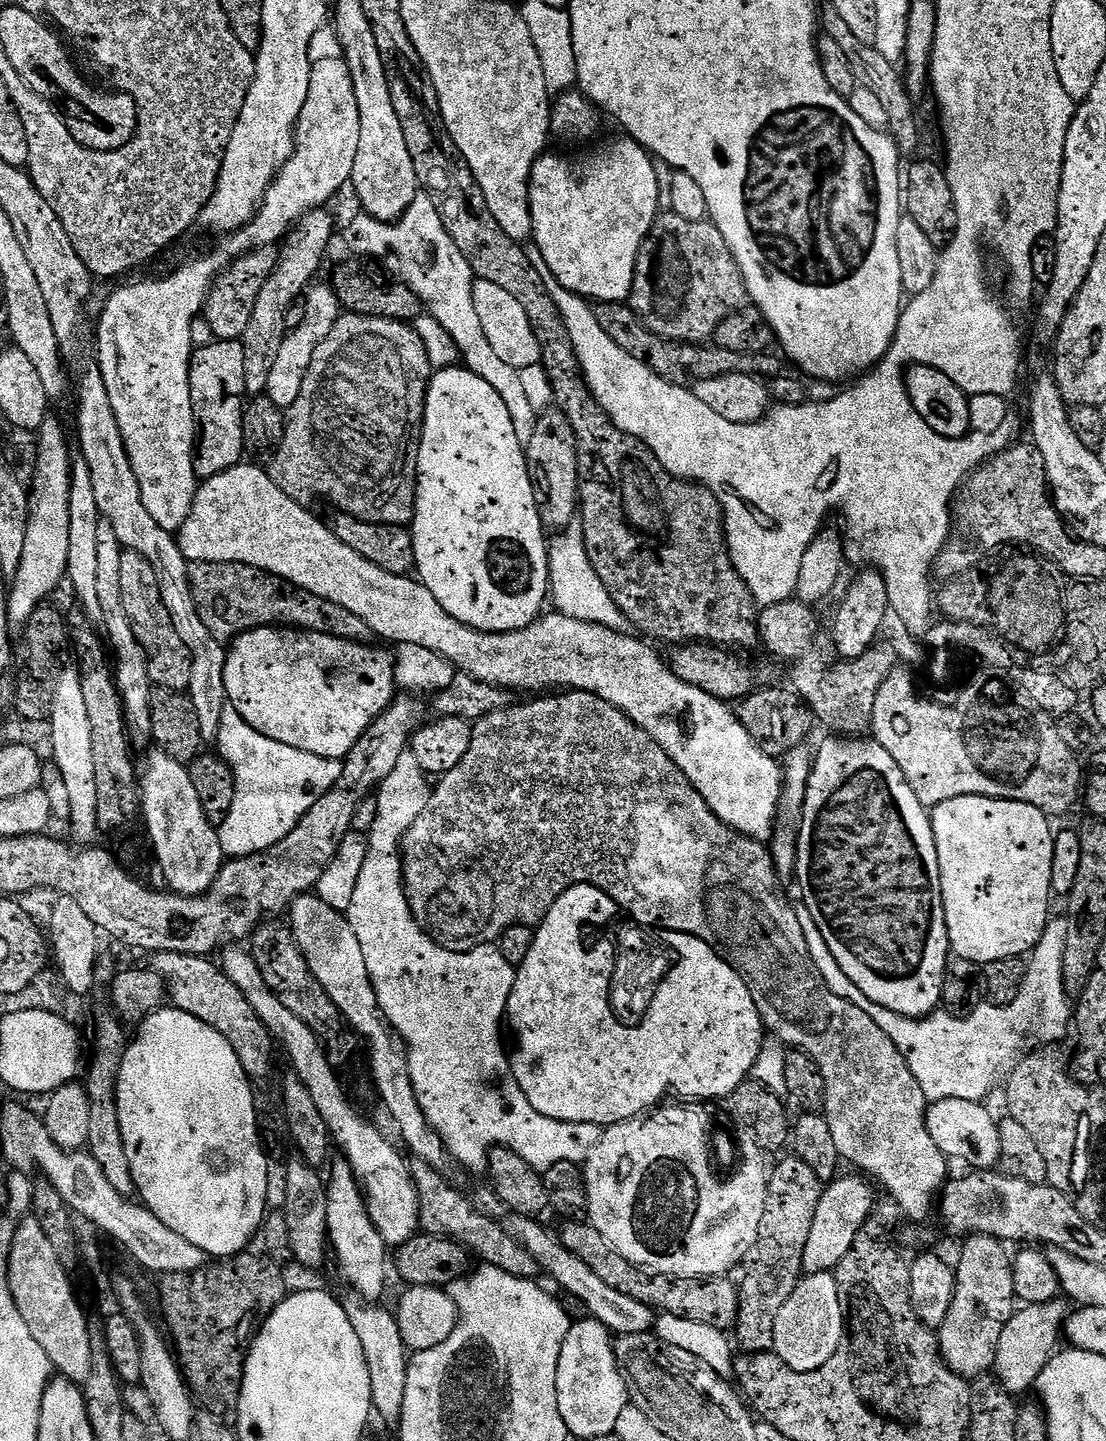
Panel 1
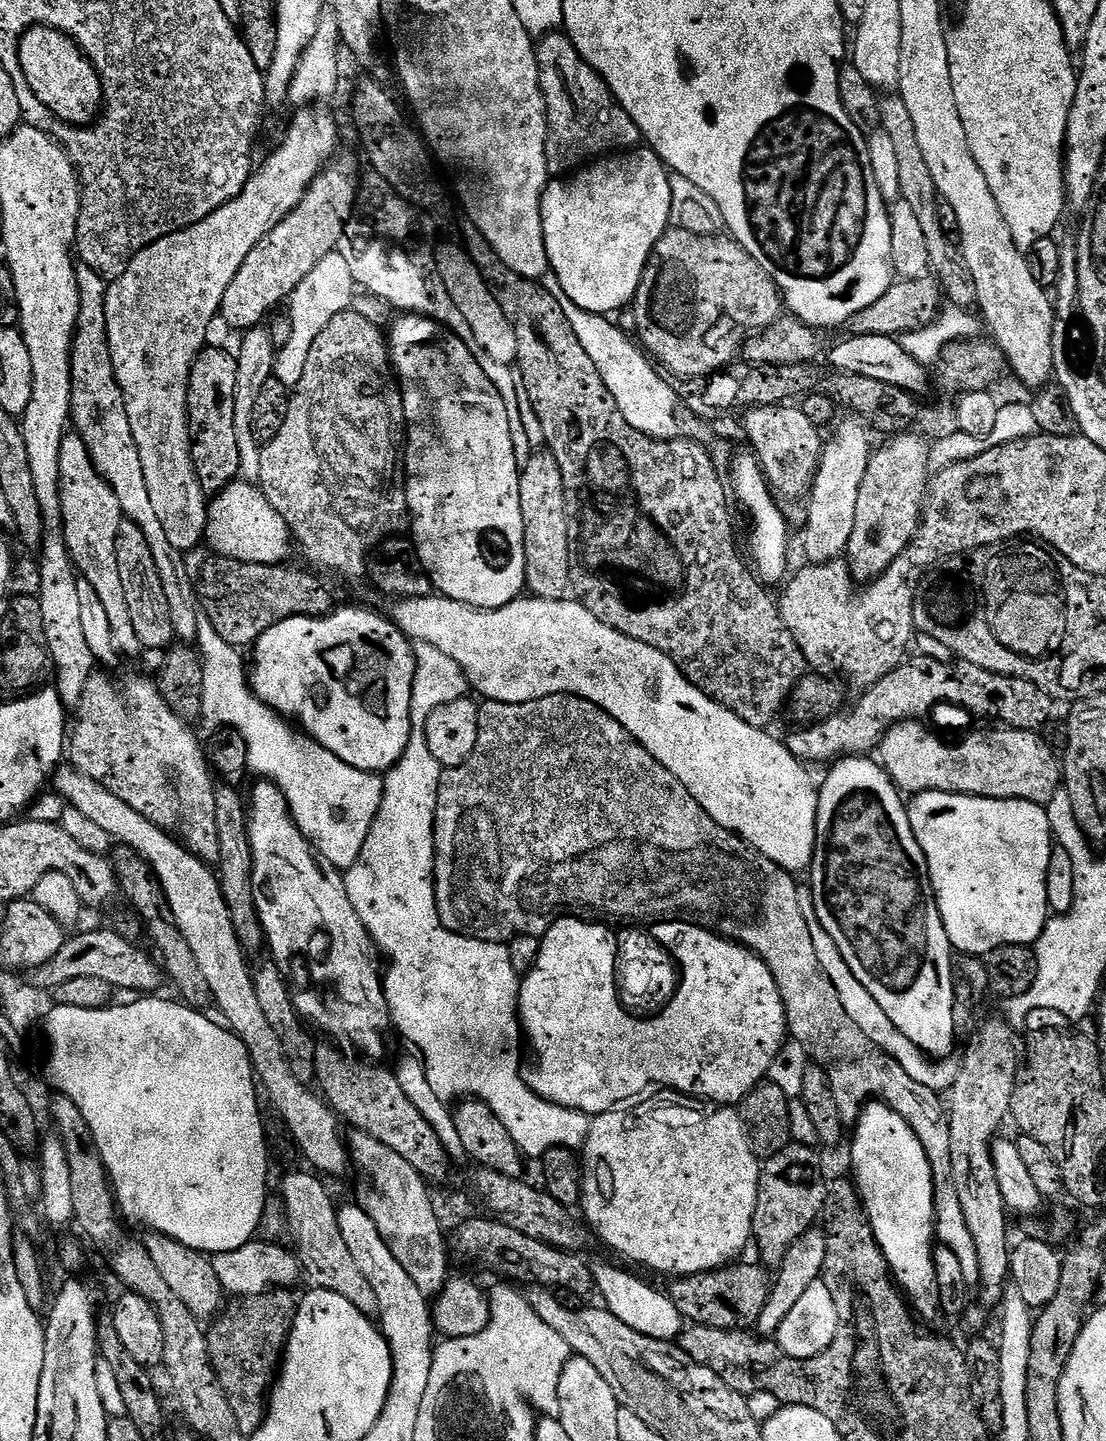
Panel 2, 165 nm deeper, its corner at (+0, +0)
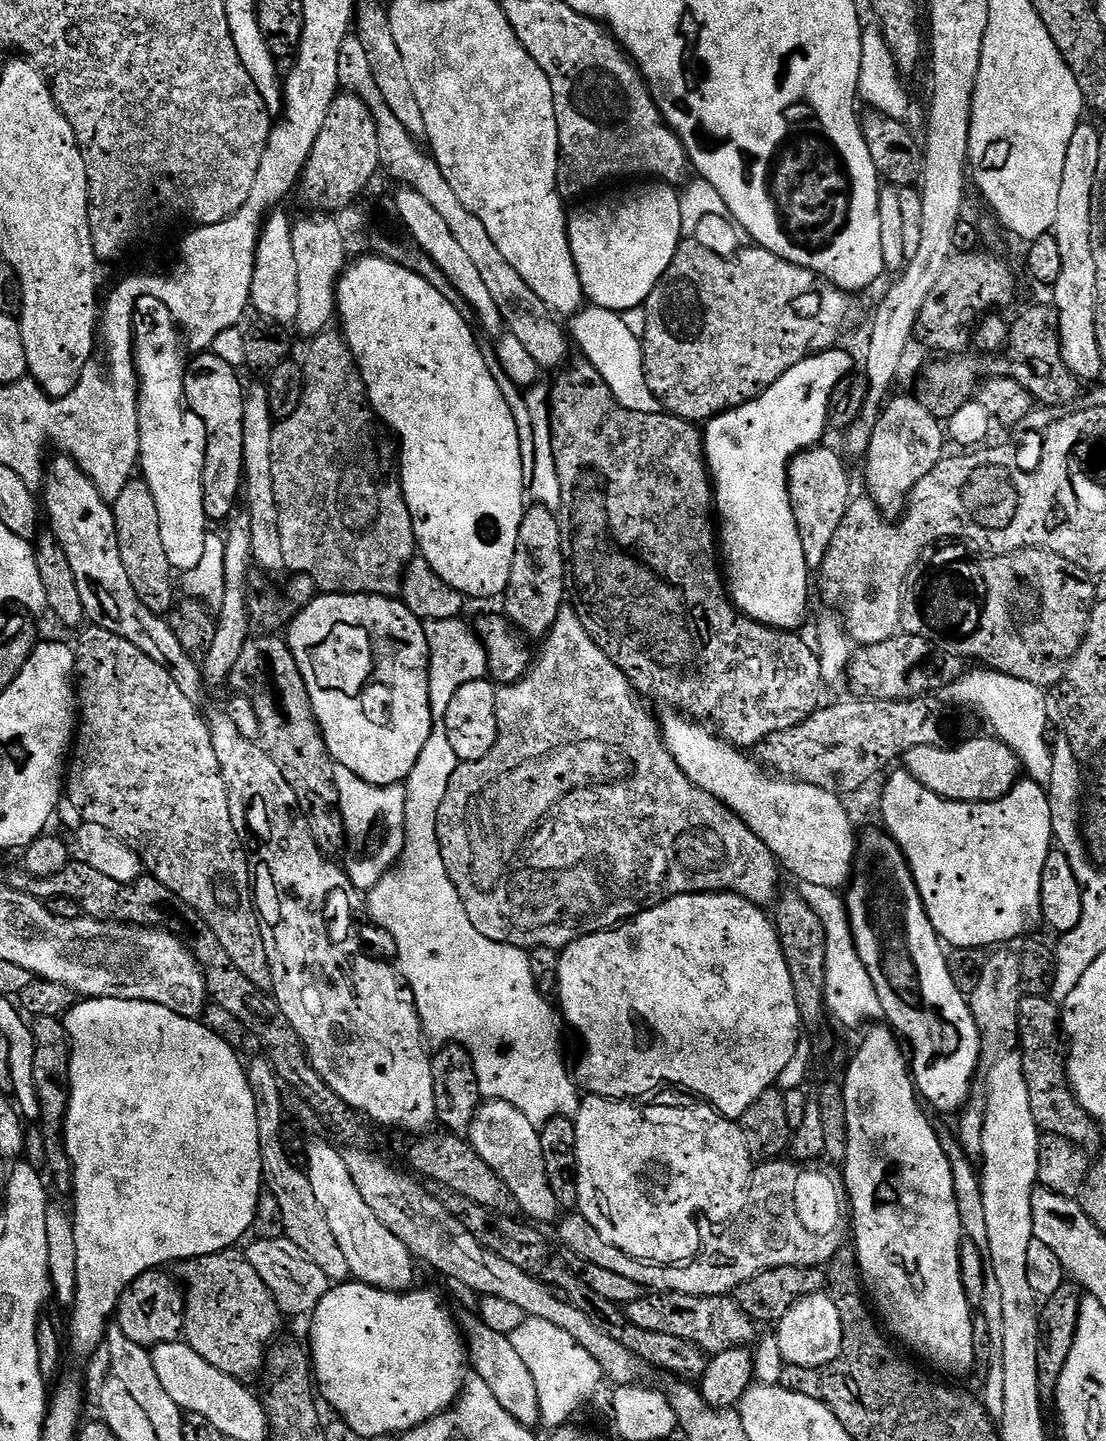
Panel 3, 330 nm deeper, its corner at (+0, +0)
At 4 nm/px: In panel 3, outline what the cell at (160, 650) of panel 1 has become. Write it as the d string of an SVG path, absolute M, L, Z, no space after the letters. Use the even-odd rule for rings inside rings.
M133 478L126 490L111 501L111 506L114 526L118 530L118 550L122 550L122 566L126 566L134 594L142 598L142 606L151 612L171 612L178 600L178 584L170 558L166 558L166 550L162 547L162 526L158 526L158 506L154 503L154 494L150 494L150 486L143 478Z

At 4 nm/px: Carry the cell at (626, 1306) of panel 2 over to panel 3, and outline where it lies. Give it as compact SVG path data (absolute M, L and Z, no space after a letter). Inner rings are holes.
M485 1101L472 1119L468 1141L479 1157L506 1182L519 1211L524 1212L529 1221L544 1225L559 1219L562 1209L547 1181L539 1127L530 1122L526 1114L512 1103Z

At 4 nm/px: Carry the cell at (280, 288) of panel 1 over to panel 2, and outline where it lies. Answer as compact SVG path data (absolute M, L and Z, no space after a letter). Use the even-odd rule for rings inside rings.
M267 327L250 328L243 333L244 341L240 344L240 352L235 353L238 366L238 383L234 386L234 434L238 438L238 462L240 476L249 482L260 479L262 458L260 457L261 441L256 439L252 429L254 418L254 402L258 402L258 394L268 380L273 379L276 370L277 348L270 338Z

